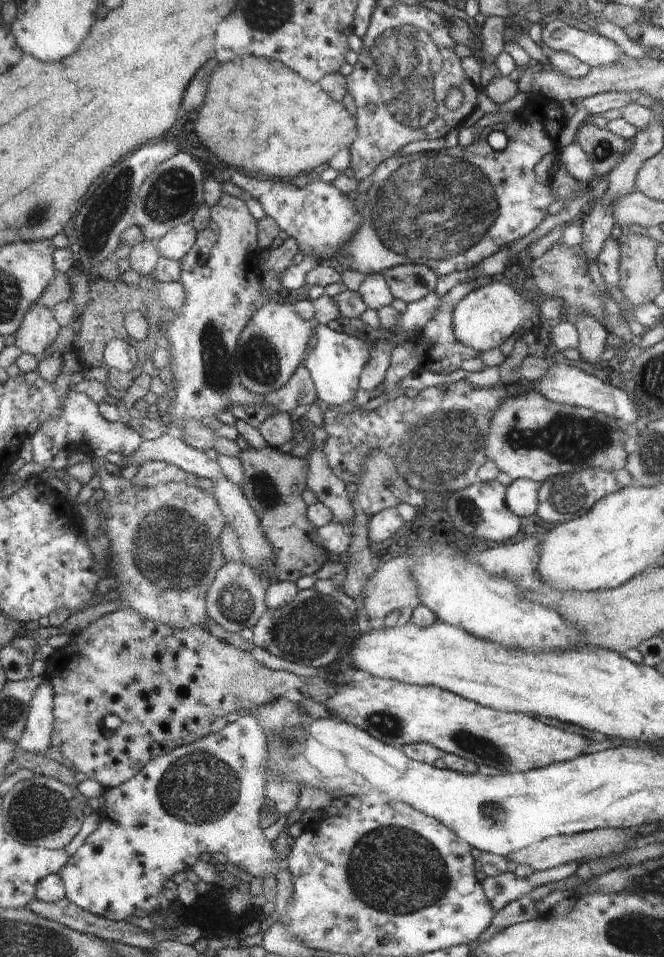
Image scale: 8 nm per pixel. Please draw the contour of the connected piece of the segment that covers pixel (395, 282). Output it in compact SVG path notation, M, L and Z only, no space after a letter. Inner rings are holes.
M405 264L383 271L394 298L411 303L435 292L438 276L426 265Z

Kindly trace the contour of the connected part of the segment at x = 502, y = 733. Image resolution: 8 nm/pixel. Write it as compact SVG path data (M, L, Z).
M371 677L350 682L328 698L330 715L396 748L429 743L443 753L487 765L502 773L527 772L578 759L592 740L548 726L533 716L496 711L435 685L412 685Z

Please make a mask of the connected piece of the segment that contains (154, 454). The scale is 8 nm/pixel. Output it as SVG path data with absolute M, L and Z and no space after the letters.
M174 432L164 433L155 439L143 439L138 450L132 456L124 458L122 467L130 464L138 467L148 461L164 461L195 476L211 480L223 474L217 461L208 458L204 451L186 444Z

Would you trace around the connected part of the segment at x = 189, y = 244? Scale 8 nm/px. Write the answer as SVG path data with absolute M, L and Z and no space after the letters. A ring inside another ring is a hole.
M191 222L171 228L157 242L160 256L180 261L192 250L197 240L197 231Z

